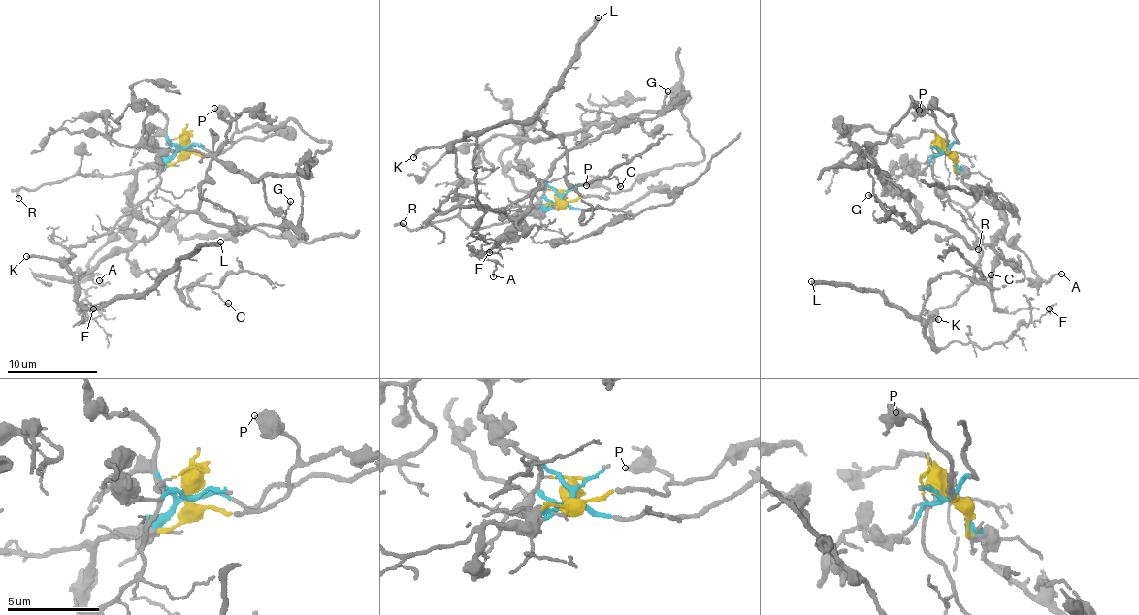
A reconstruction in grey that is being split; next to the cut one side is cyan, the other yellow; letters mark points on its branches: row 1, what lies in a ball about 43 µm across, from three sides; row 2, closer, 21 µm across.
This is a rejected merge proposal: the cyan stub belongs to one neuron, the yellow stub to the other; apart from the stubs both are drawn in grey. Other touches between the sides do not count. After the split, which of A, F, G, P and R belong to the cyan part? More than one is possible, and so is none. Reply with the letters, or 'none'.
A, G, R

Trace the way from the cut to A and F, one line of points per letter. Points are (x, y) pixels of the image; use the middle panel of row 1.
A: (559, 200), (536, 211), (517, 213), (515, 236), (507, 233), (493, 249), (480, 253), (493, 262), (492, 277)
F: (559, 200), (540, 182), (505, 207), (458, 194), (464, 132), (475, 138), (475, 230), (498, 246), (488, 252)

